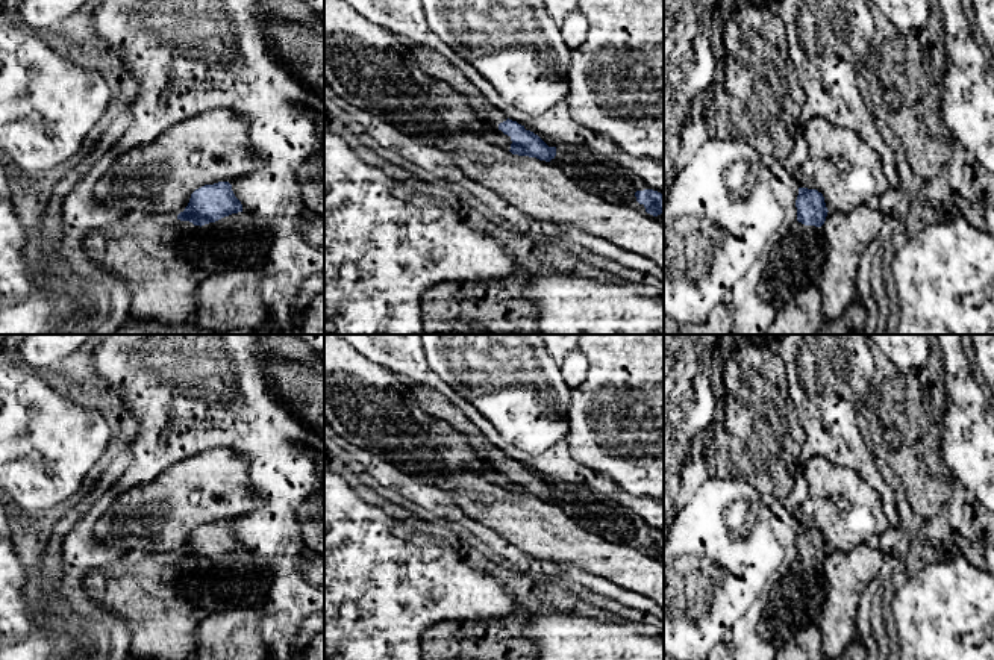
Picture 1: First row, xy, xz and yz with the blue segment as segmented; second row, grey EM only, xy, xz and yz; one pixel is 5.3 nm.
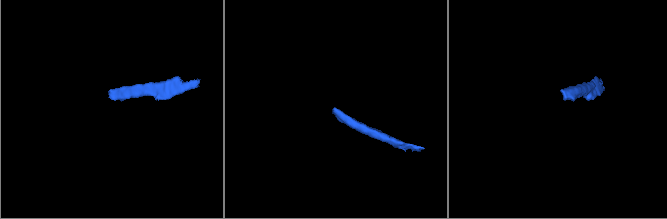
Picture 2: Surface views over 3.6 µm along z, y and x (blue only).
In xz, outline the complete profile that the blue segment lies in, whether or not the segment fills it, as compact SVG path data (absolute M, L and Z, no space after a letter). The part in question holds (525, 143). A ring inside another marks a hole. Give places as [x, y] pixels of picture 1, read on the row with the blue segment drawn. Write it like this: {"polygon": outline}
{"polygon": "M400 36L400 41L415 56L423 70L445 83L453 92L459 94L477 114L480 121L485 124L497 124L499 130L511 138L512 144L509 151L512 154L536 157L545 162L555 159L556 147L549 147L538 135L526 130L524 126L517 121L509 120L502 109L495 107L483 95L479 85L471 82L442 54L409 39L408 36Z"}

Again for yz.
{"polygon": "M799 188L796 200L797 221L805 226L821 227L827 216L824 197L817 189Z"}

